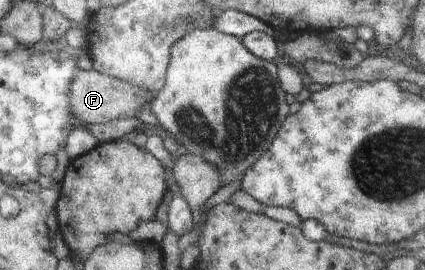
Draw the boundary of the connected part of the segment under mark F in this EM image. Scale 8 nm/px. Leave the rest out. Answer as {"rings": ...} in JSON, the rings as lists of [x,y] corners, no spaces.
{"rings":[[[94,69],[81,70],[72,77],[70,88],[71,113],[80,124],[100,124],[115,118],[132,118],[136,117],[135,112],[140,107],[149,106],[152,96],[154,94],[141,87],[105,75]]]}

